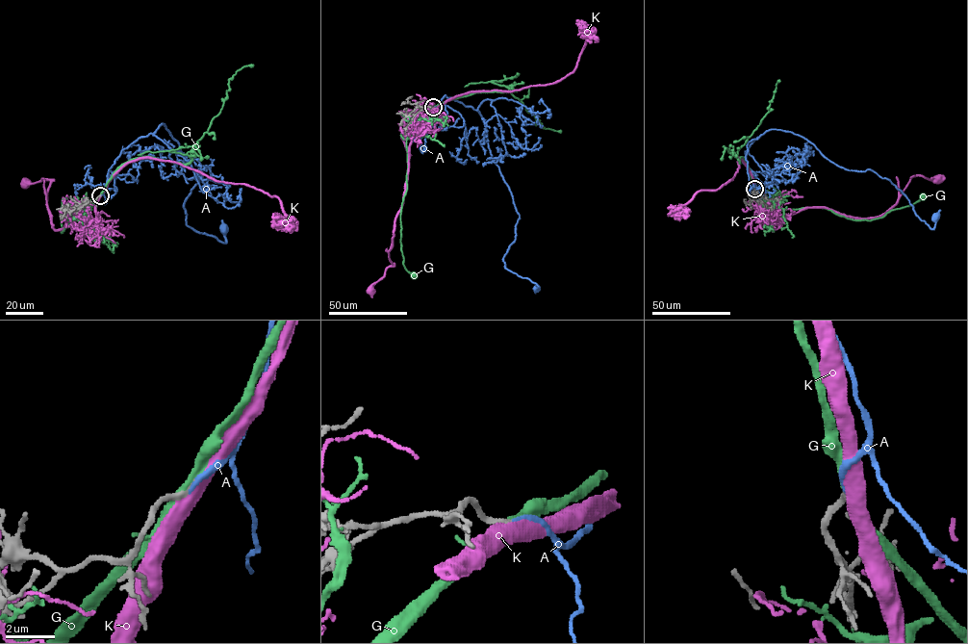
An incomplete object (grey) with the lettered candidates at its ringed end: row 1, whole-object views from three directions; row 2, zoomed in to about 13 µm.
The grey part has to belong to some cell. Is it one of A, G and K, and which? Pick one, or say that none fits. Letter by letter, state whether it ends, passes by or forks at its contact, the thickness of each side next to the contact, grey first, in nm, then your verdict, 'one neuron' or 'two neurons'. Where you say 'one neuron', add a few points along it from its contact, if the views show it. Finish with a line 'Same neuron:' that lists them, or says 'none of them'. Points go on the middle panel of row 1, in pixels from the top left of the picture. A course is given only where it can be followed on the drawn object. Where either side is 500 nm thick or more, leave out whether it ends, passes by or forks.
A: it ends; calibres 200 and 180 nm; one neuron; course (433, 107), (445, 94), (483, 118), (492, 160), (520, 217), (505, 268), (537, 288)
G: it passes by; calibres 240 and 320 nm; two neurons
K: calibres 220 and 550 nm; two neurons
Same neuron: A

